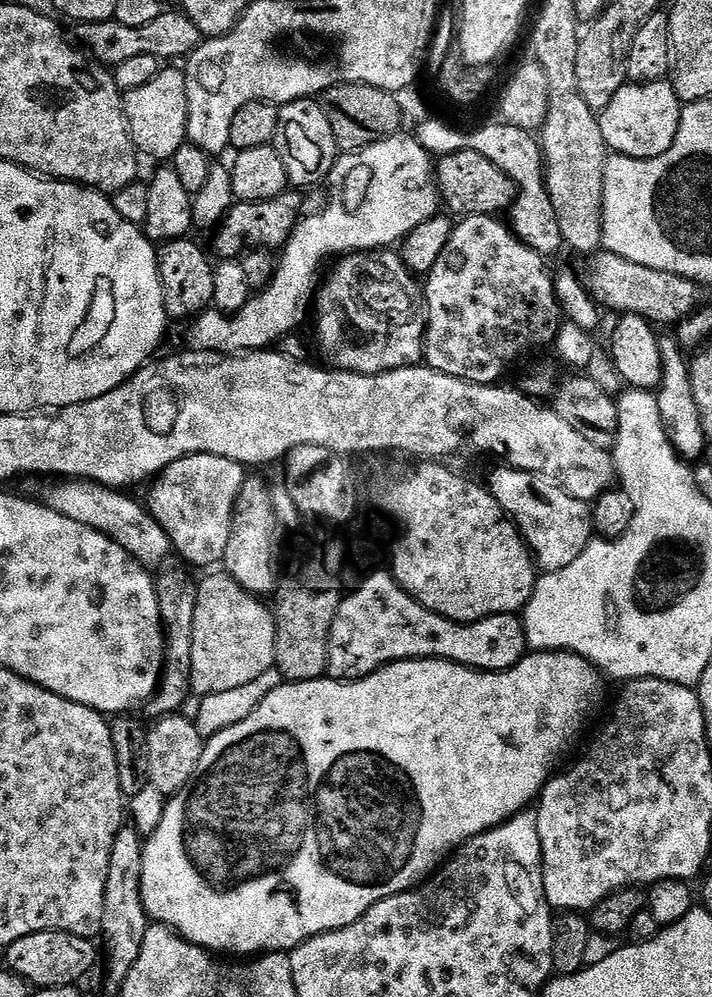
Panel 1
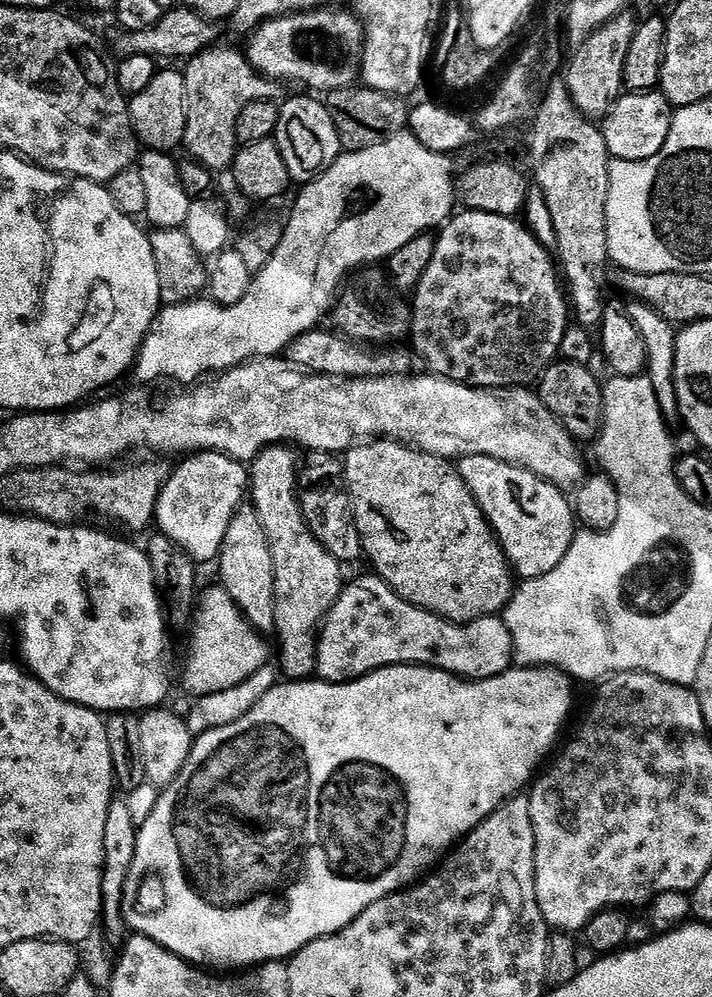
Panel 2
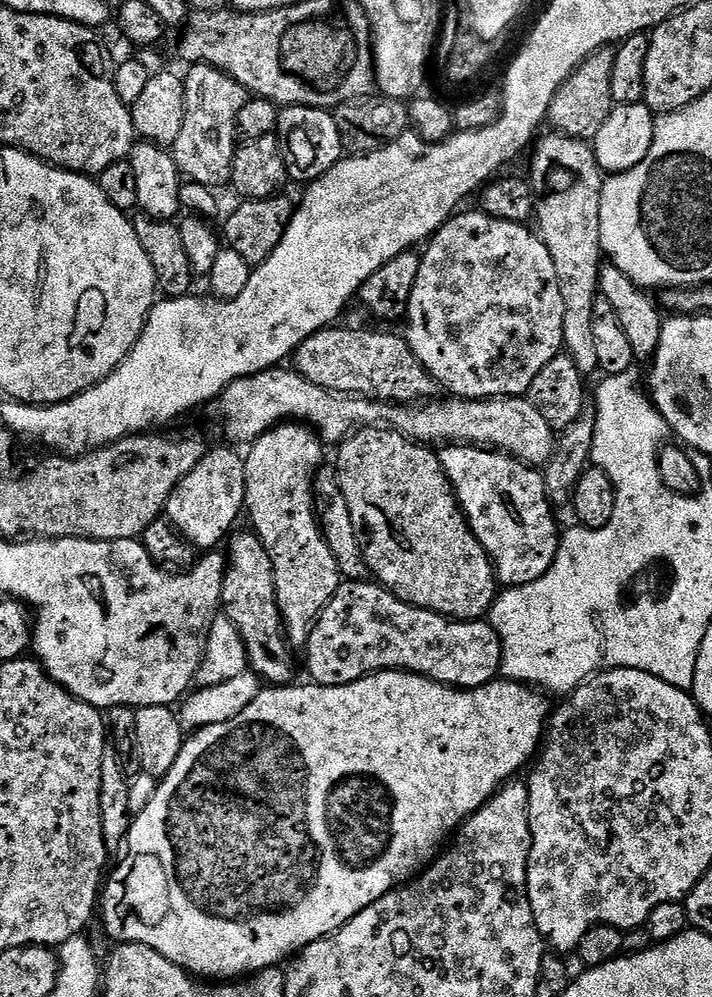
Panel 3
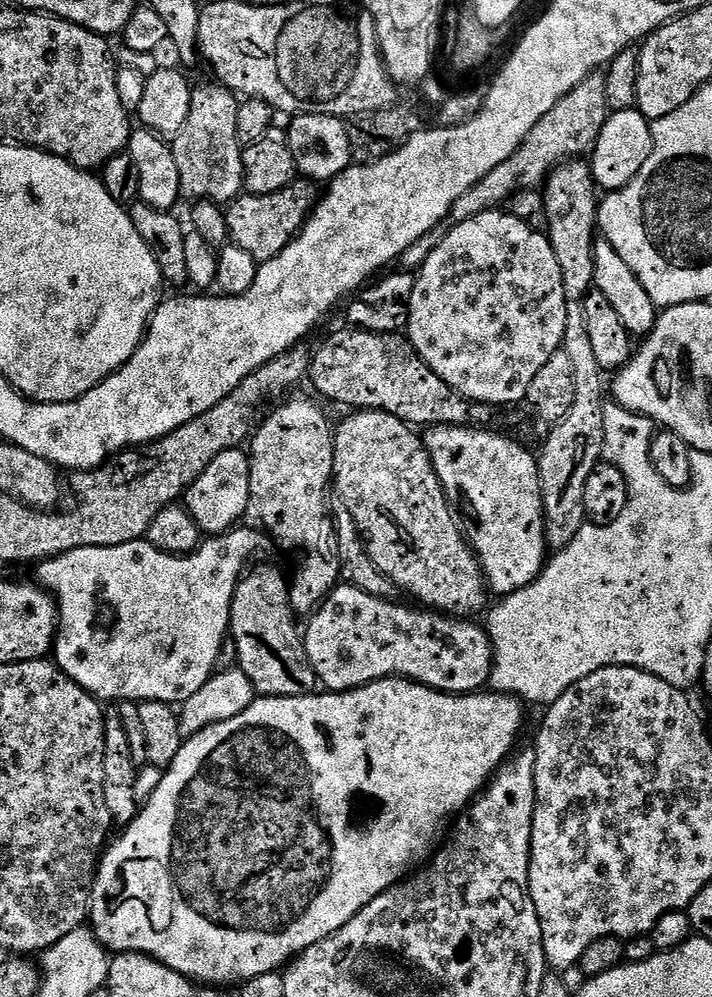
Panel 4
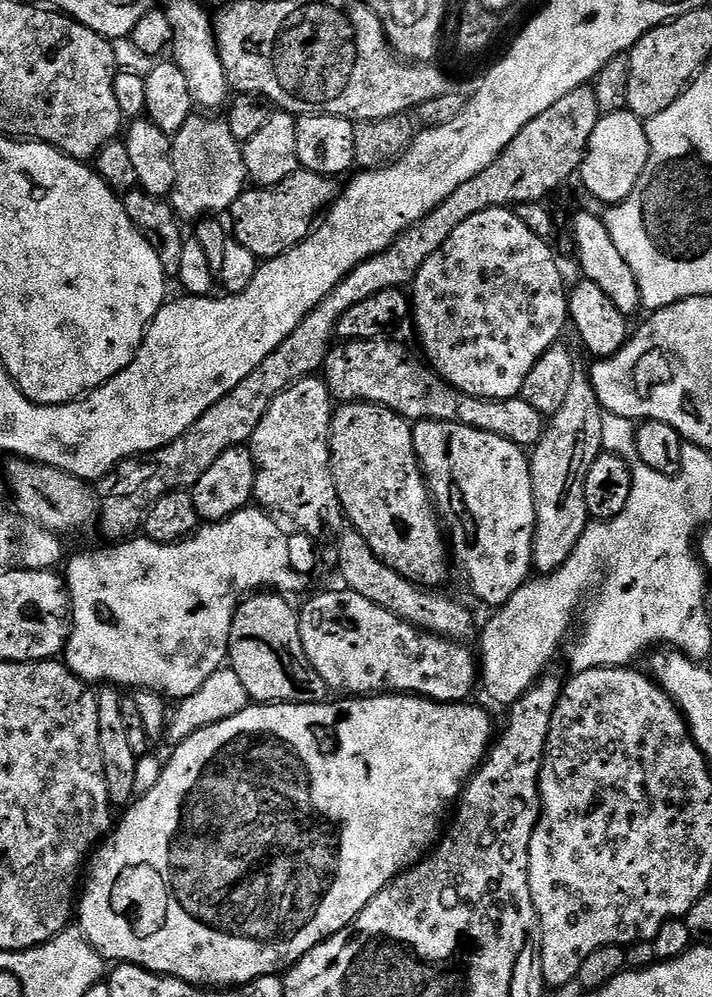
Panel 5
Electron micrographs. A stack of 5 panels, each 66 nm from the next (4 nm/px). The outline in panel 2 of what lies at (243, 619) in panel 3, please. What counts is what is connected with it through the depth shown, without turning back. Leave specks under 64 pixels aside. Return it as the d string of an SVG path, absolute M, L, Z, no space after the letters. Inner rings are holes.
M250 504L241 505L231 519L216 566L220 568L221 587L230 594L249 623L262 634L273 633L274 562L270 555L265 528L257 516L256 509Z

